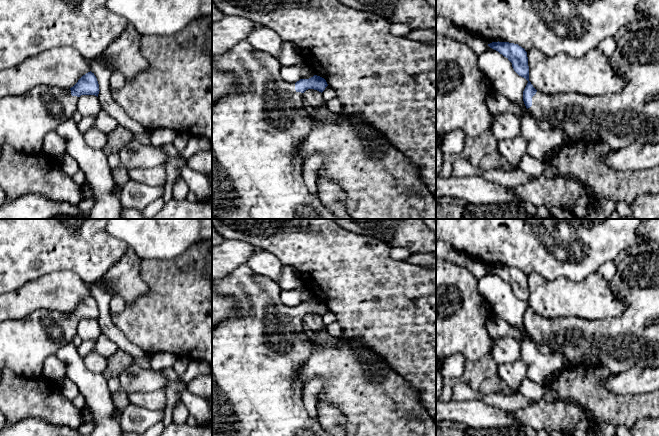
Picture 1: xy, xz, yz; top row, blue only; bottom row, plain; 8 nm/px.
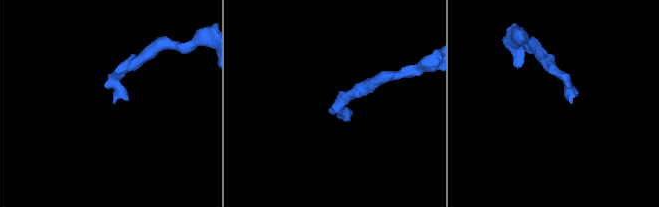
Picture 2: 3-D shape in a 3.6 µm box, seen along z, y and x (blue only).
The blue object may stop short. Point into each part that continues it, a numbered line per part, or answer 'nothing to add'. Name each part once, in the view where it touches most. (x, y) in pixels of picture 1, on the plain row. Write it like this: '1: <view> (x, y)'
1: yz (632, 339)

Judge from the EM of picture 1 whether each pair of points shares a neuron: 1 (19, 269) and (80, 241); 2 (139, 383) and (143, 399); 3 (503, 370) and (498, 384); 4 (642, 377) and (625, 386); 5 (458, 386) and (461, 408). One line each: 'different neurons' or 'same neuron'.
1: same neuron
2: different neurons
3: different neurons
4: same neuron
5: different neurons

